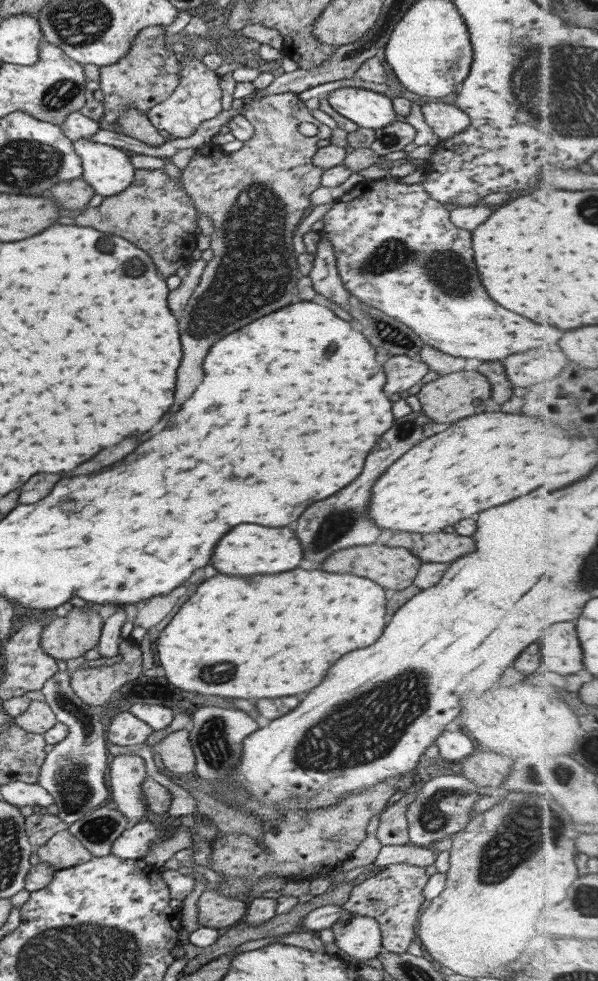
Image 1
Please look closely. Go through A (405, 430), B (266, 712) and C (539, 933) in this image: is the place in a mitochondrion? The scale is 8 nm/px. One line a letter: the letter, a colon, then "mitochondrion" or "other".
A: mitochondrion
B: other
C: other

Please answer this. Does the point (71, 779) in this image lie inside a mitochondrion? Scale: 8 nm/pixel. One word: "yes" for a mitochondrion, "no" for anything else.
yes

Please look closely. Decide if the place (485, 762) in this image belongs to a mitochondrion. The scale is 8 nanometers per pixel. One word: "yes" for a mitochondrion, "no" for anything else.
no

